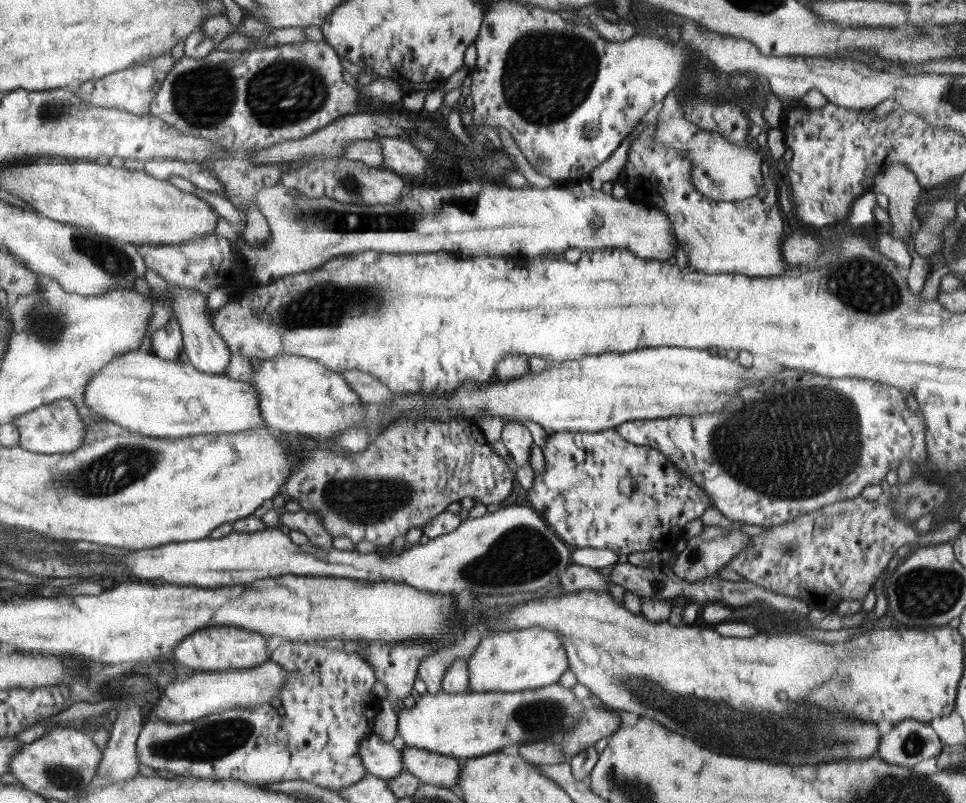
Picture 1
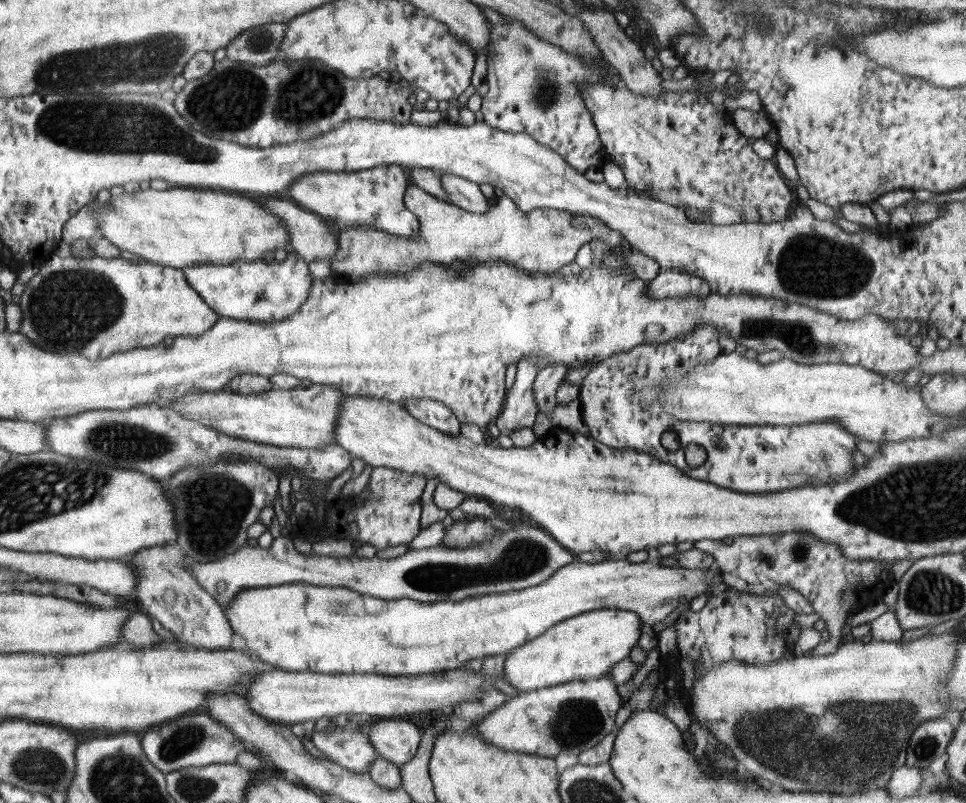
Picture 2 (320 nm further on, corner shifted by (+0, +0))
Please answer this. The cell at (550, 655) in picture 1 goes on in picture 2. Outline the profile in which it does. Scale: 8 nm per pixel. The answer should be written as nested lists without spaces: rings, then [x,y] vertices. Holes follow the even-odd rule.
[[[598,609],[567,618],[534,640],[515,648],[507,653],[504,662],[504,679],[508,680],[519,691],[538,690],[564,684],[570,681],[583,681],[584,679],[598,679],[606,676],[610,668],[631,656],[632,648],[637,645],[640,638],[641,618],[632,611],[620,609]]]

